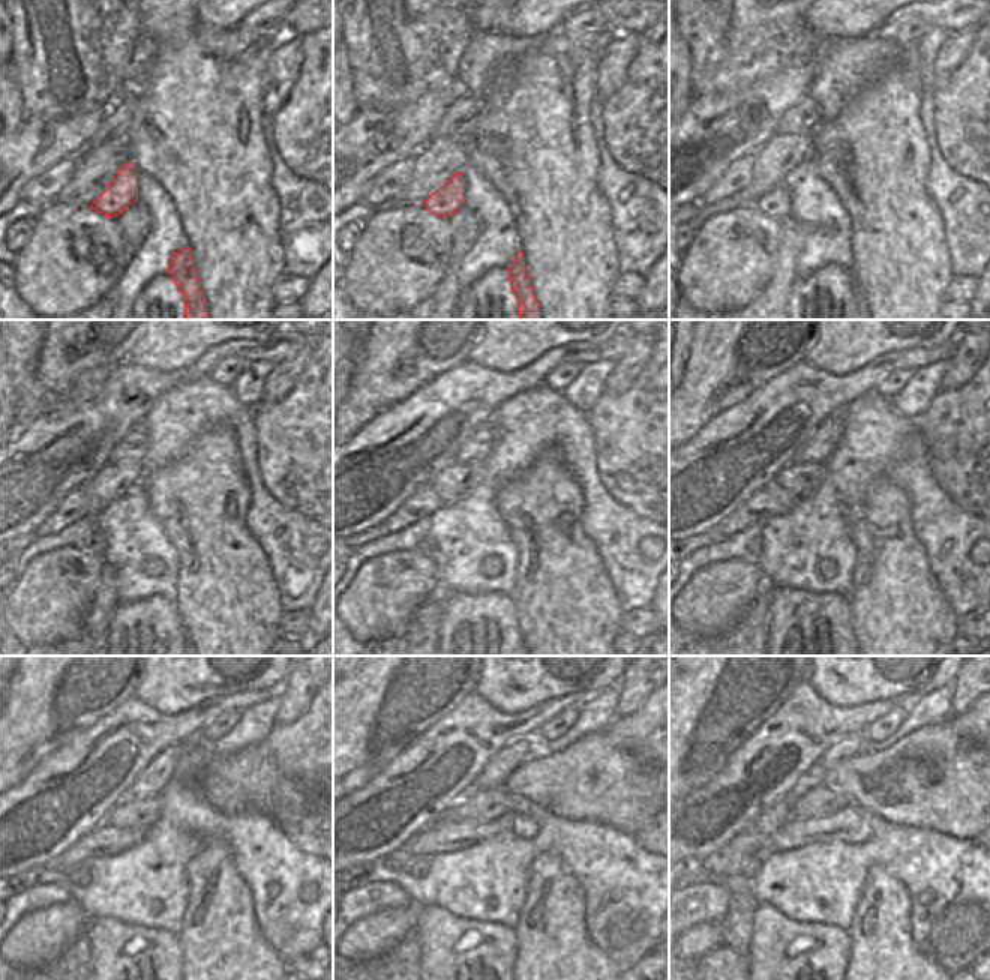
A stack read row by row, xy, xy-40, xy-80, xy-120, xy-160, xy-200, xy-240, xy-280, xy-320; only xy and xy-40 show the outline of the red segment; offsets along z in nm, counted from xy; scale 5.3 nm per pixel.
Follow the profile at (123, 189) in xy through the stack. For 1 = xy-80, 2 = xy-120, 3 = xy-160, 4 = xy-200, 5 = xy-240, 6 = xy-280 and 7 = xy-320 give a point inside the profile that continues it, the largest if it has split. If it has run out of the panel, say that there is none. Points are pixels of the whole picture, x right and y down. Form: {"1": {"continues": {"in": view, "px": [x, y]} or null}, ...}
{"1": {"continues": {"in": "xy-80", "px": [776, 203]}}, "2": {"continues": {"in": "xy-120", "px": [95, 544]}}, "3": {"continues": {"in": "xy-160", "px": [426, 545]}}, "4": {"continues": {"in": "xy-200", "px": [755, 547]}}, "5": {"continues": {"in": "xy-240", "px": [80, 874]}}, "6": {"continues": {"in": "xy-280", "px": [417, 868]}}, "7": {"continues": {"in": "xy-320", "px": [752, 866]}}}

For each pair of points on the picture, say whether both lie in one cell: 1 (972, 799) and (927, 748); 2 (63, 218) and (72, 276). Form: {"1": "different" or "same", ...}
{"1": "same", "2": "same"}

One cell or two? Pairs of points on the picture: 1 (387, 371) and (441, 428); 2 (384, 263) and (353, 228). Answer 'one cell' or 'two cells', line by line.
1: two cells
2: two cells

